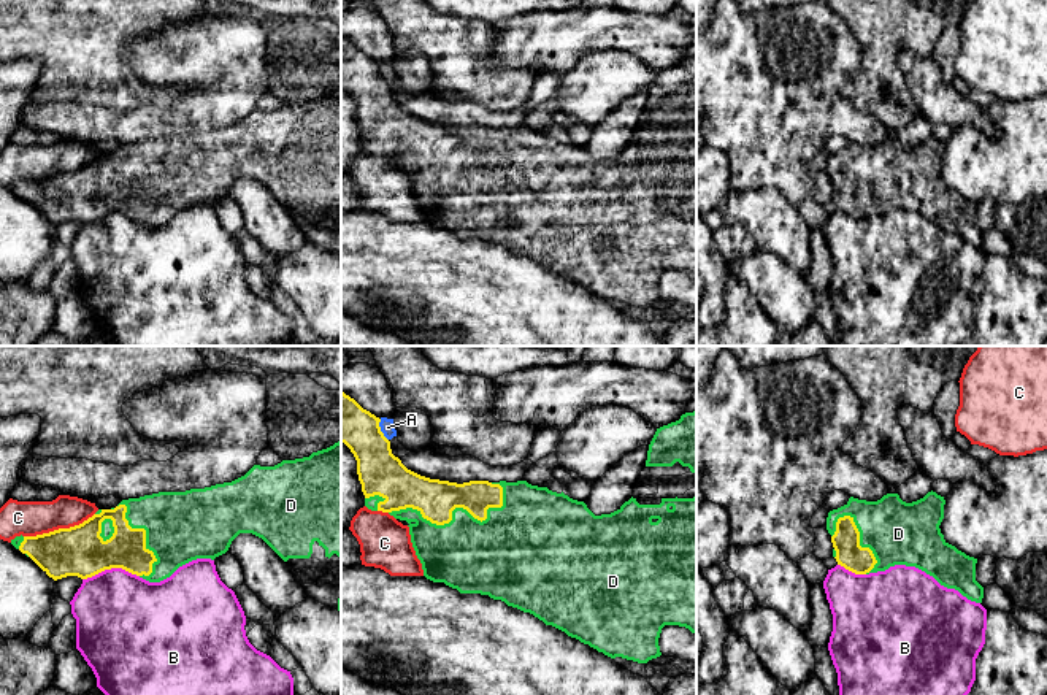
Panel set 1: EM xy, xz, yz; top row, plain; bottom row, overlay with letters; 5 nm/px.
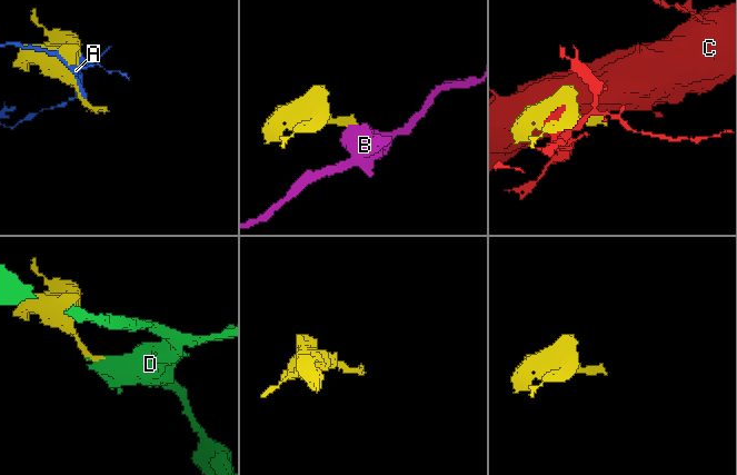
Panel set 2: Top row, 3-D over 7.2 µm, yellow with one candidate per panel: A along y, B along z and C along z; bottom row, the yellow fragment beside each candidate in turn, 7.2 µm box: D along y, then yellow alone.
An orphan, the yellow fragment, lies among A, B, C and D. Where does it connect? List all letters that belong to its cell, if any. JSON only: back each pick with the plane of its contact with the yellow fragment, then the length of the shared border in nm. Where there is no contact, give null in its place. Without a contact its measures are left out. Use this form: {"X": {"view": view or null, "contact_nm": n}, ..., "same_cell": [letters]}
{"D": {"view": "xz", "contact_nm": 600}, "same_cell": ["D"]}

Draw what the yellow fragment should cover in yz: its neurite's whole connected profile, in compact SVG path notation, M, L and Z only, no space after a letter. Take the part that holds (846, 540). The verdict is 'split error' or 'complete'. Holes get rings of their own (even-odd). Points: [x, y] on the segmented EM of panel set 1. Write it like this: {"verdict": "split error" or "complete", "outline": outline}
{"verdict": "split error", "outline": "M933 490L912 503L903 501L898 493L887 493L877 501L850 497L844 506L830 511L826 517L826 530L834 547L833 557L838 565L855 574L885 571L895 565L915 566L941 586L982 603L984 587L976 581L977 559L949 544L941 533L944 505L944 497Z"}

